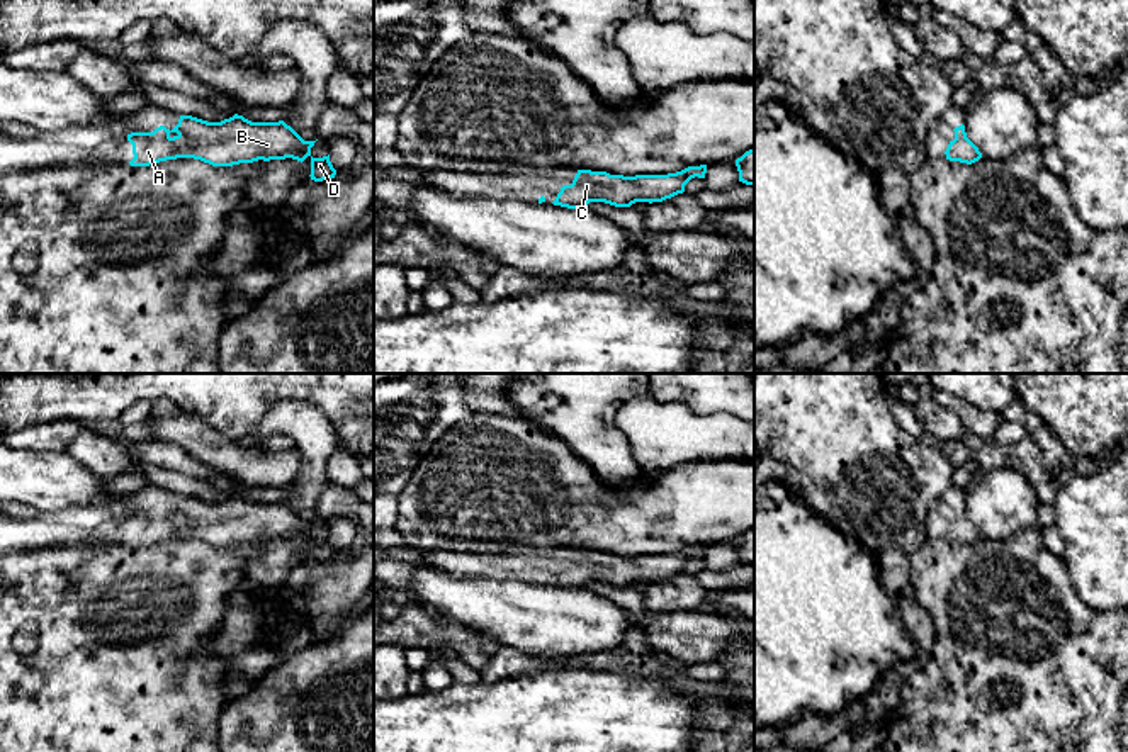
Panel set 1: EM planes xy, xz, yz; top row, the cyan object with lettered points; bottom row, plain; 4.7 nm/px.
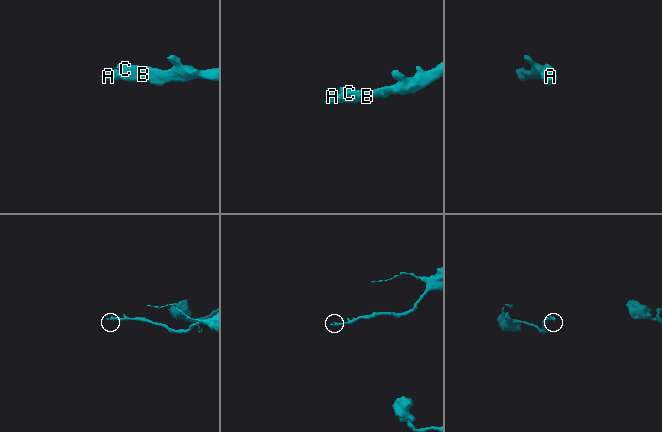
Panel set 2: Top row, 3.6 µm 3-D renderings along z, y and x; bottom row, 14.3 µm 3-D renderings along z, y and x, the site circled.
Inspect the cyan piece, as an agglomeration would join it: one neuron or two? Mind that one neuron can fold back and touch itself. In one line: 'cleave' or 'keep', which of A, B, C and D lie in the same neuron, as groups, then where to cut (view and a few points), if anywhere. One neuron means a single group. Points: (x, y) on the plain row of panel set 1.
keep; A B C D; no cut

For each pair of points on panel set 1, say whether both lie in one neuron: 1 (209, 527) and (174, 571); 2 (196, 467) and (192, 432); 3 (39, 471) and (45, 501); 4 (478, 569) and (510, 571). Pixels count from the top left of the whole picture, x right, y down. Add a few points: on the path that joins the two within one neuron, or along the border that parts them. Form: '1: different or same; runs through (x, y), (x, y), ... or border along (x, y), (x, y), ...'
1: different; border along (158, 542), (199, 538), (213, 545), (236, 545)
2: different; border along (158, 438), (177, 443), (204, 464), (230, 476)
3: same; runs through (41, 477), (45, 481), (45, 494)
4: same; runs through (486, 562), (501, 564)

